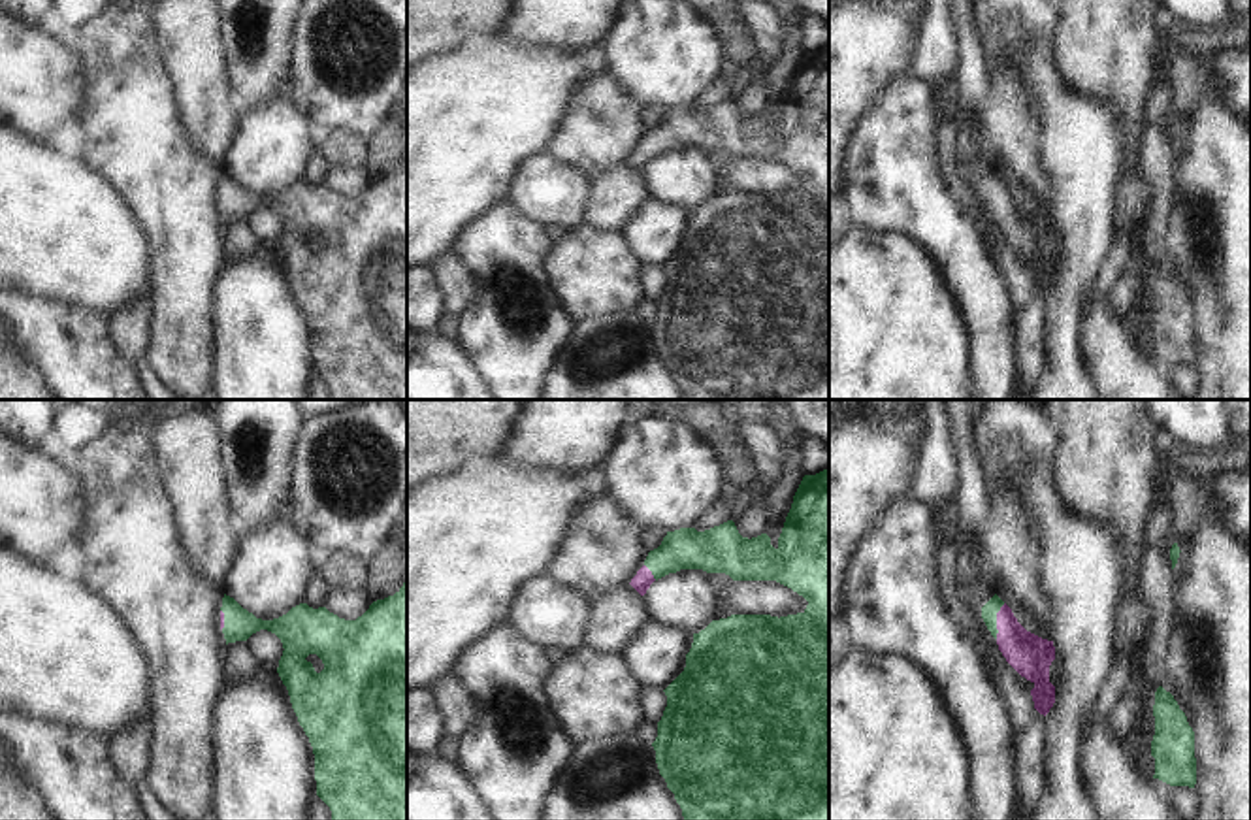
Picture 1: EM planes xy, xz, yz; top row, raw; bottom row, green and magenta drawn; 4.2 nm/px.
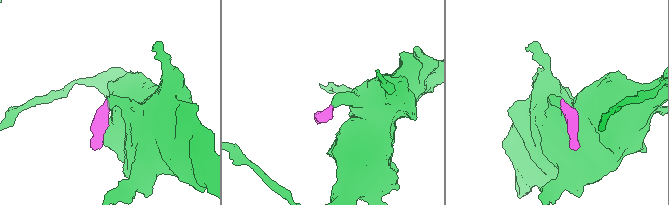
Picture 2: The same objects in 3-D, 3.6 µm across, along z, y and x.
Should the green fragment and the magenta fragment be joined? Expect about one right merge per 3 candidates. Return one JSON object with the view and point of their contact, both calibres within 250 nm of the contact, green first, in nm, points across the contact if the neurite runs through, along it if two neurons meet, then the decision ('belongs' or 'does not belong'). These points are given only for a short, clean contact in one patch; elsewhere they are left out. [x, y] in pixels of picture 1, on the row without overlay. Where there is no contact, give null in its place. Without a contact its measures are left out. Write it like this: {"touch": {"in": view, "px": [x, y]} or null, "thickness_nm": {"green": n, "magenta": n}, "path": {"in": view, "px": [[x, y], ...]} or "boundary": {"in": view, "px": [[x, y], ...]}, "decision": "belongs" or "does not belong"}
{"touch": {"in": "yz", "px": [995, 198]}, "thickness_nm": {"green": 70, "magenta": 180}, "path": {"in": "yz", "px": [[991, 185], [995, 198], [1029, 232]]}, "decision": "belongs"}

